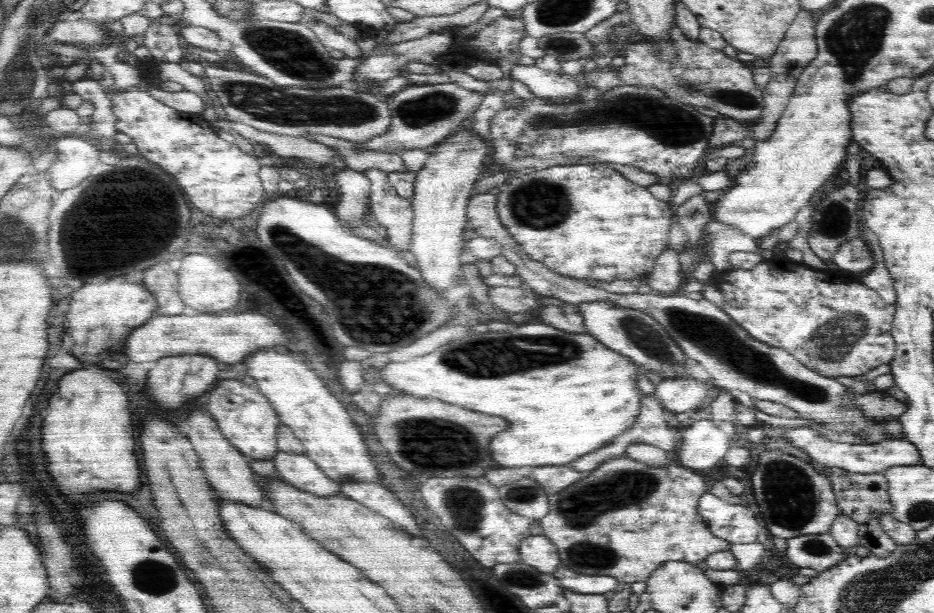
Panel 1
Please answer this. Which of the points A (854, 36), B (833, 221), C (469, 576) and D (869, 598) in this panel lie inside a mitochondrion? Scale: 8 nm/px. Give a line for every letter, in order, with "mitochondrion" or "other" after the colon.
A: mitochondrion
B: mitochondrion
C: other
D: mitochondrion

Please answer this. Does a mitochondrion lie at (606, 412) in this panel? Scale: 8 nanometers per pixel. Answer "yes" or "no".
no

